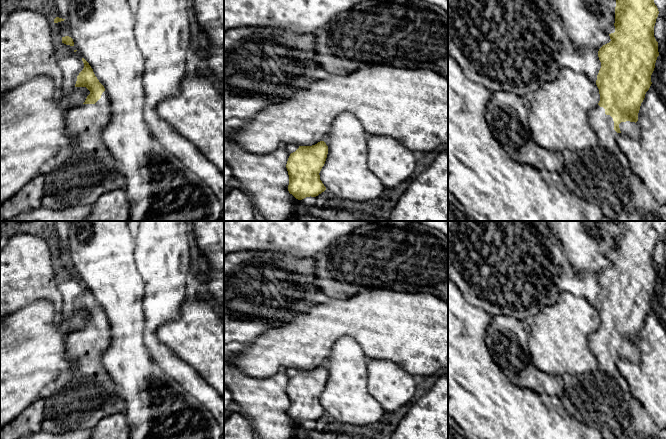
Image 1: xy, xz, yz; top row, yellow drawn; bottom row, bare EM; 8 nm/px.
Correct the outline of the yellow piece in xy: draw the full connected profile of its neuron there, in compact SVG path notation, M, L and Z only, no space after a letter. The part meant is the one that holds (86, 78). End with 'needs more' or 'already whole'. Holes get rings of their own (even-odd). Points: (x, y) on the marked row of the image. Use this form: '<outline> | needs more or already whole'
M82 58L82 61L84 63L84 68L77 76L75 87L86 87L90 91L90 94L83 104L69 106L66 116L66 132L70 136L81 137L83 133L86 133L90 137L95 137L101 134L111 120L111 103L108 93L95 76L89 63L84 58Z | needs more

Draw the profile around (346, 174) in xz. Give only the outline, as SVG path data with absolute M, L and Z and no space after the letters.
M353 114L339 115L323 141L328 146L328 154L319 175L326 190L335 197L356 202L373 200L384 192L386 187L368 167L367 133Z

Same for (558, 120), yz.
M560 68L557 77L543 84L529 100L527 122L533 141L547 150L563 153L580 154L595 150L598 137L589 124L588 111L599 101L599 89L595 82L583 73Z

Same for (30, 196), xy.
M37 174L13 197L0 204L0 221L10 221L18 214L42 206L45 174Z

